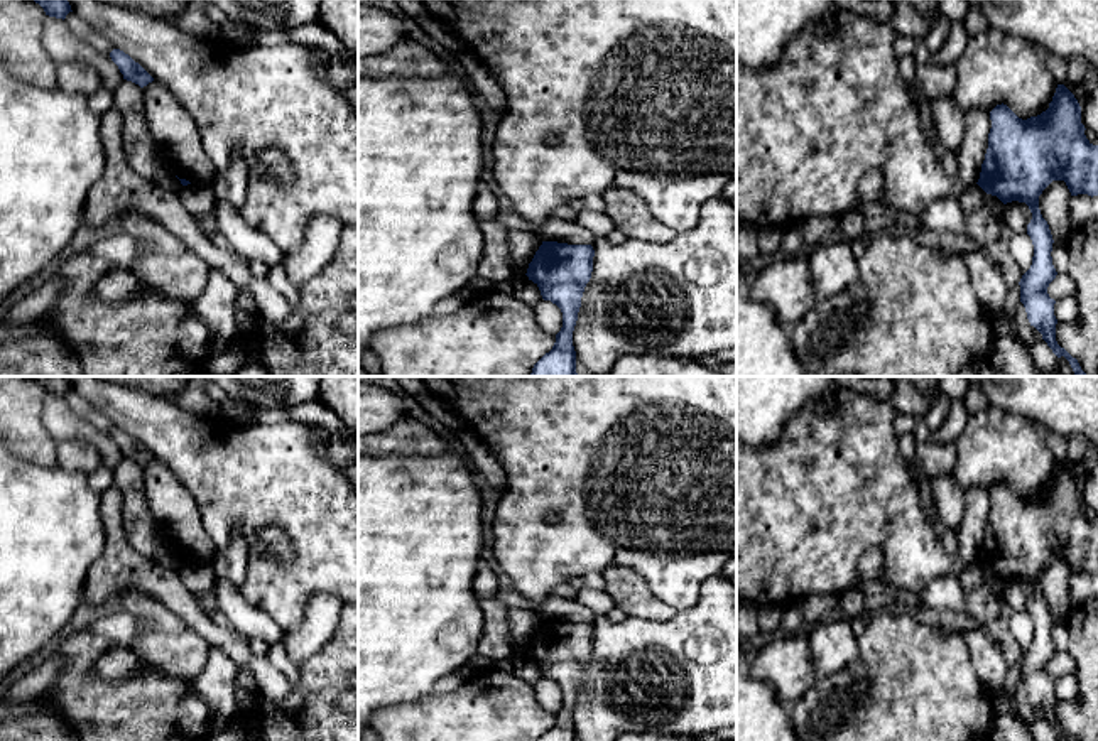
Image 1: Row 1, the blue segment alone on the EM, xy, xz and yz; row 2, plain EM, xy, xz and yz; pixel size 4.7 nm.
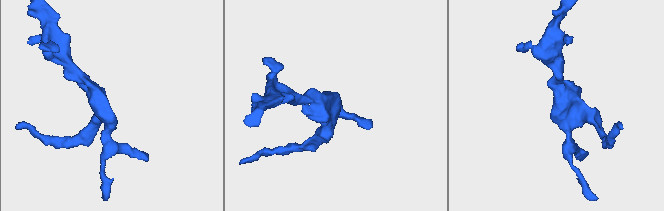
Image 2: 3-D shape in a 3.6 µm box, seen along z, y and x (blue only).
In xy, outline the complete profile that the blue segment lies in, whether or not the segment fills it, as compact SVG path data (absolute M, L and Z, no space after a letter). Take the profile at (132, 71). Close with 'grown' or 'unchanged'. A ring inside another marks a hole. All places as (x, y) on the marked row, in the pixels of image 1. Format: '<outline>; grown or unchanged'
M113 49L110 52L110 57L118 66L120 73L123 74L123 79L132 81L140 88L154 81L154 78L123 51Z; unchanged

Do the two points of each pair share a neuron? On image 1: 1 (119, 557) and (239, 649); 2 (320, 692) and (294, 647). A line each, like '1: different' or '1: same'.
1: same
2: different

